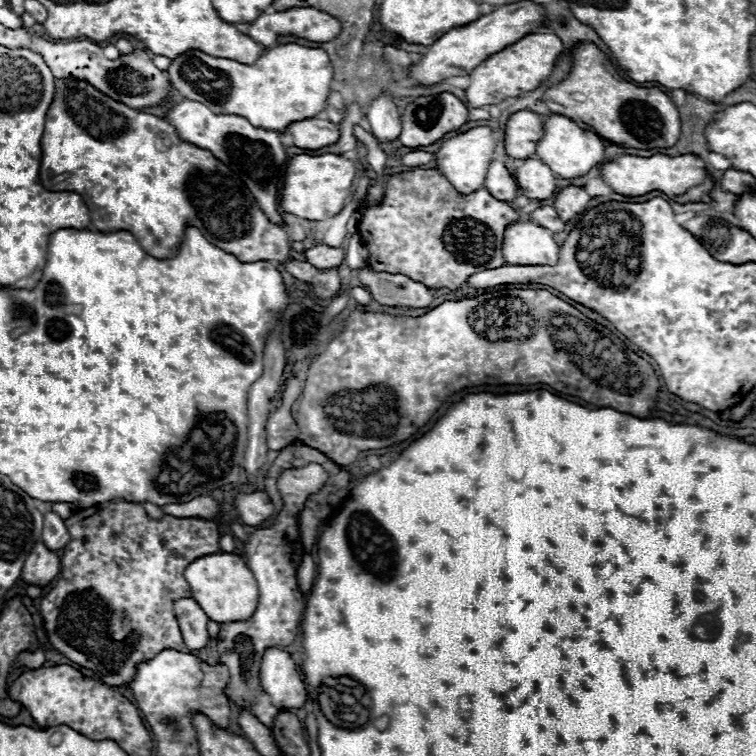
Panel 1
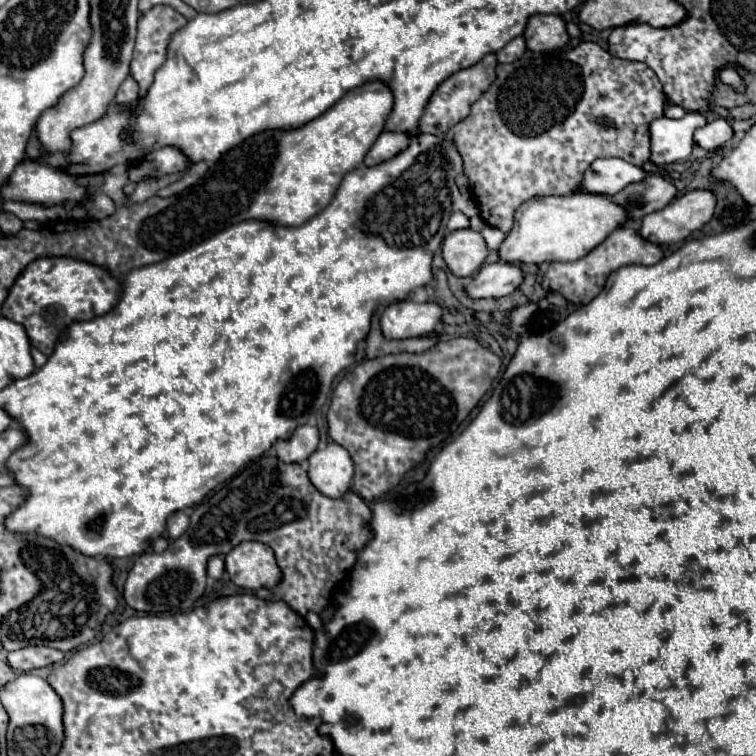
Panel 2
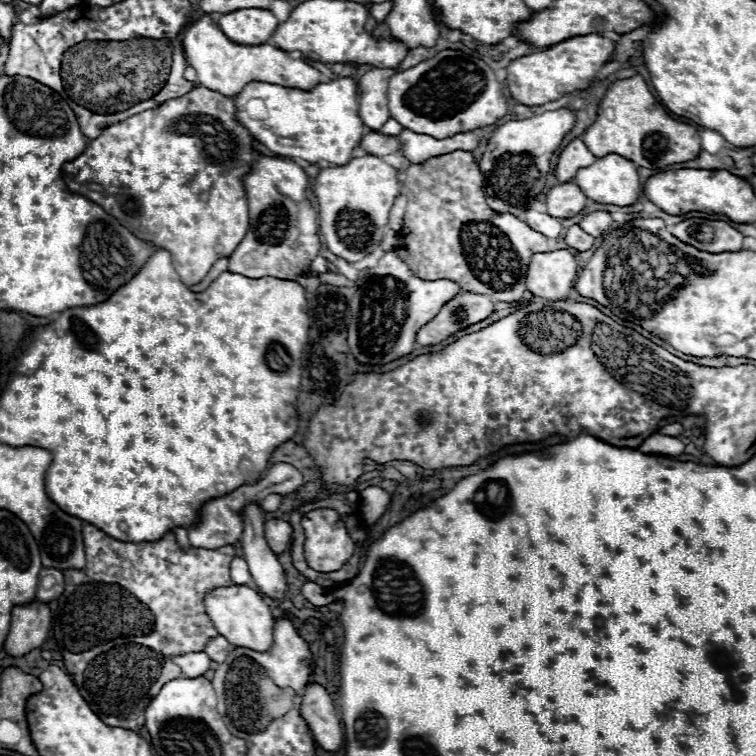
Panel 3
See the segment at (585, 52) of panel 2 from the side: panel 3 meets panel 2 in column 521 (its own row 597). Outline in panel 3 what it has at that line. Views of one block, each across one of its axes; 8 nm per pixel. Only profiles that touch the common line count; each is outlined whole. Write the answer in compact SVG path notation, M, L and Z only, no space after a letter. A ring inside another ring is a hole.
M86 524L82 528L82 536L86 568L64 572L66 588L62 596L50 604L52 634L56 638L56 644L60 646L60 654L68 674L72 676L82 698L100 716L100 720L108 726L120 726L136 732L144 726L144 716L130 714L142 714L150 700L160 692L160 688L168 680L184 676L180 666L172 662L172 656L184 656L186 652L202 652L206 648L206 642L218 636L212 620L206 616L204 596L214 588L234 584L230 578L230 562L234 560L234 548L190 548L188 552L182 552L172 532L168 532L158 542L132 544L110 538L92 524ZM142 604L152 616L150 628L148 620L142 620Z

